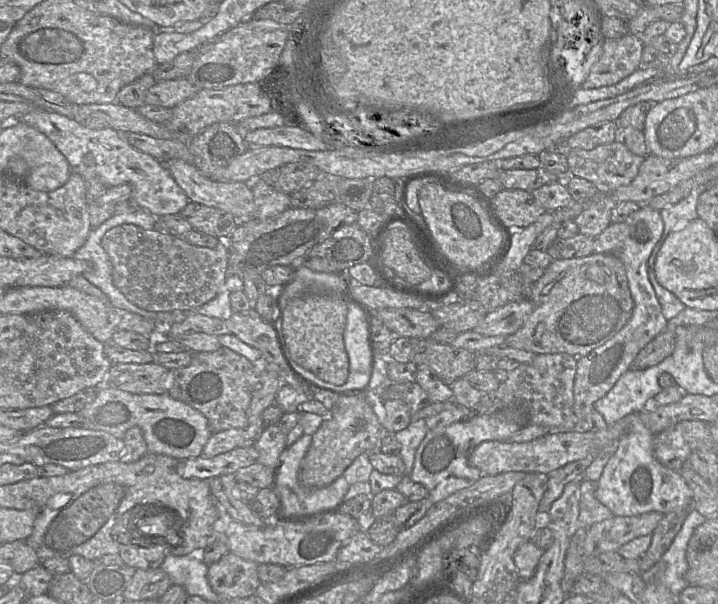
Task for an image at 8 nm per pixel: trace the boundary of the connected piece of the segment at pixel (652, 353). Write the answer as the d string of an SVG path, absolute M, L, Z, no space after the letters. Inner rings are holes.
M675 328L666 330L653 338L636 356L631 369L642 370L657 365L669 357L676 345Z

